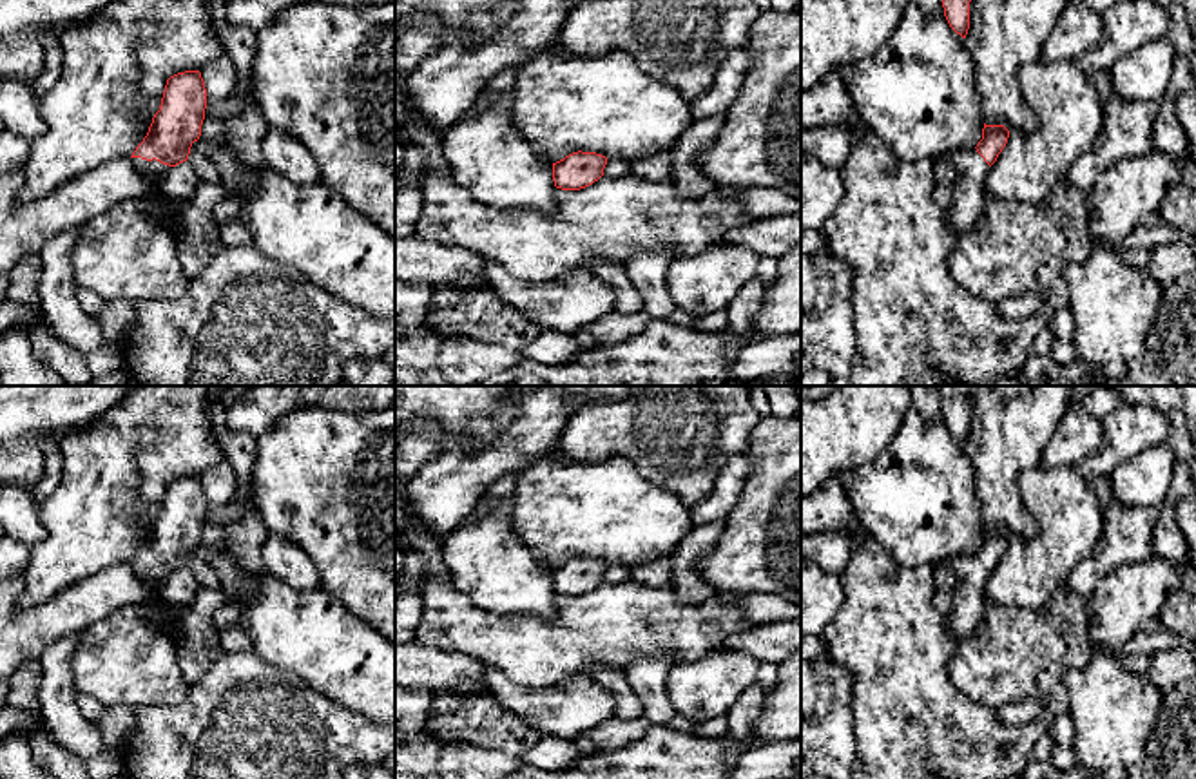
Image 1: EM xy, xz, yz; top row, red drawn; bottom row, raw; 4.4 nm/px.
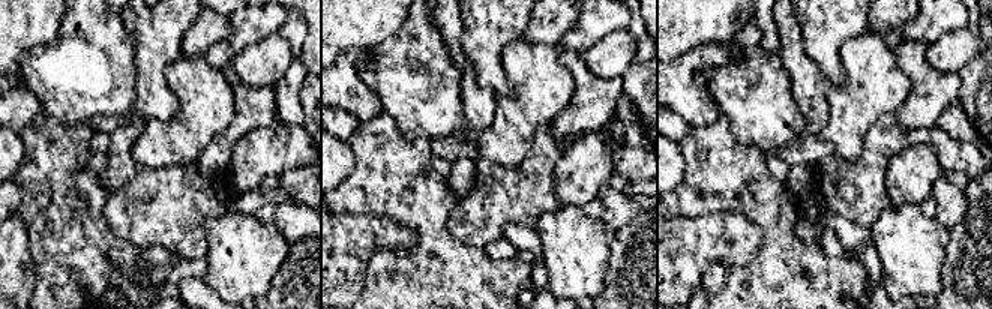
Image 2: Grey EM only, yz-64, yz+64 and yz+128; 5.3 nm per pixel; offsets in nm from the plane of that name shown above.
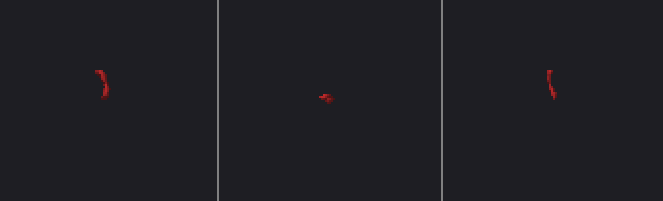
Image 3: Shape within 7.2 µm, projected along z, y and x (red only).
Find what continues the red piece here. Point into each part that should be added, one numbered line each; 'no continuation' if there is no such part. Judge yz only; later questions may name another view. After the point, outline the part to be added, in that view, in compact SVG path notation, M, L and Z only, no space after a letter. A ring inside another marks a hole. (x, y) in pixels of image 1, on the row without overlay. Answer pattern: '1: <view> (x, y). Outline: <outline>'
1: yz (968, 613). Outline: M960 556L951 562L957 574L957 587L951 592L953 609L946 618L948 629L959 638L966 640L977 634L986 618L988 601L984 600L984 582L989 571L973 556Z

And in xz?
no continuation

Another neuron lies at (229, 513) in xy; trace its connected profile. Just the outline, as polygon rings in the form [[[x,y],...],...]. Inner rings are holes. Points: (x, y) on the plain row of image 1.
[[[250,491],[248,500],[245,504],[239,504],[232,498],[227,505],[223,505],[216,511],[207,511],[205,524],[217,524],[217,525],[225,527],[225,525],[236,522],[245,509],[256,509],[252,491]]]

